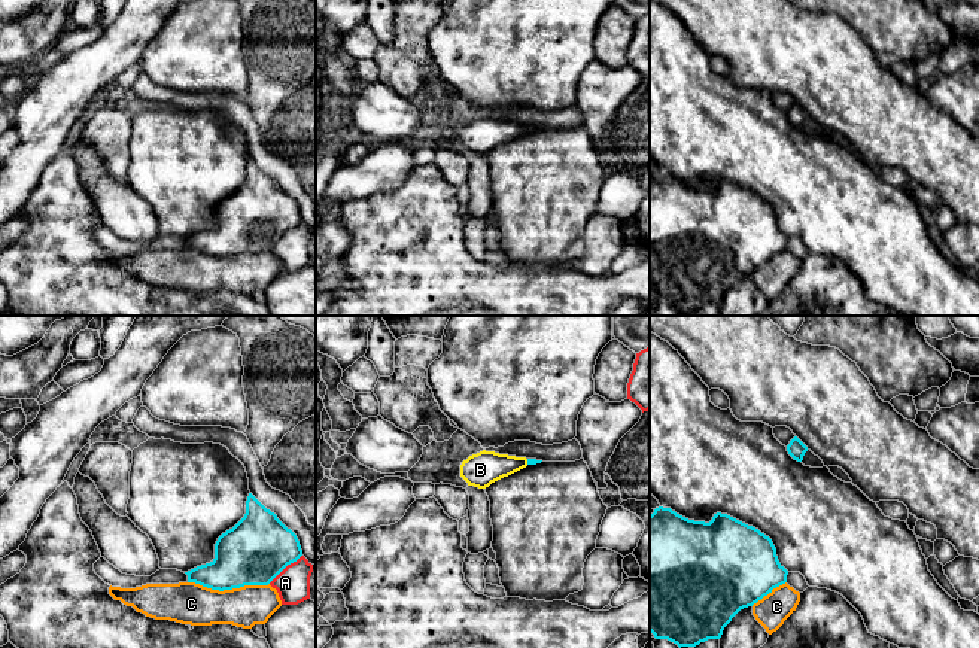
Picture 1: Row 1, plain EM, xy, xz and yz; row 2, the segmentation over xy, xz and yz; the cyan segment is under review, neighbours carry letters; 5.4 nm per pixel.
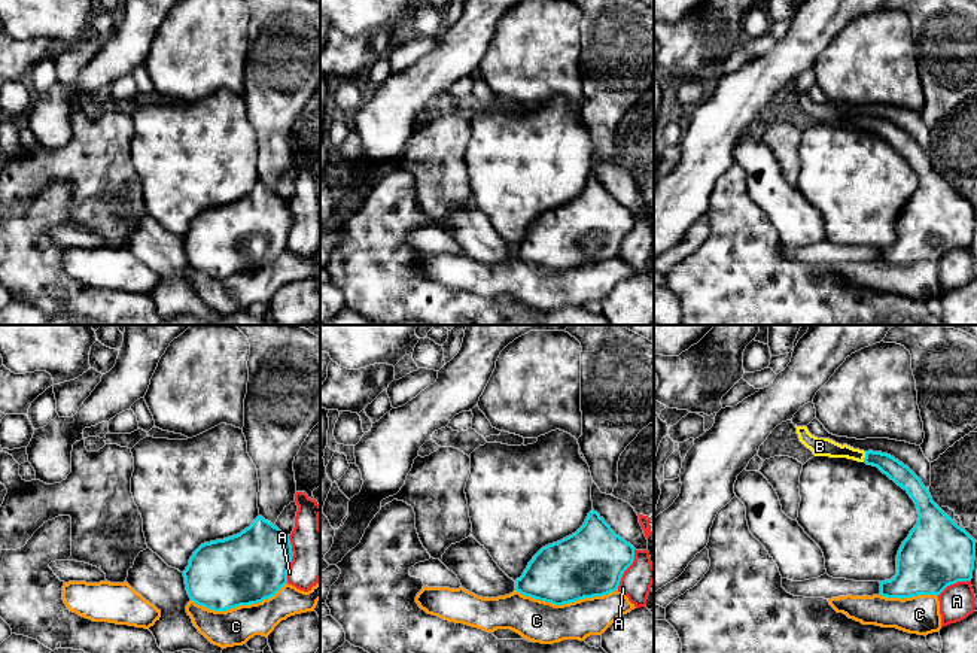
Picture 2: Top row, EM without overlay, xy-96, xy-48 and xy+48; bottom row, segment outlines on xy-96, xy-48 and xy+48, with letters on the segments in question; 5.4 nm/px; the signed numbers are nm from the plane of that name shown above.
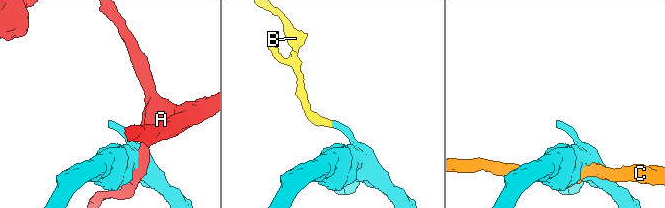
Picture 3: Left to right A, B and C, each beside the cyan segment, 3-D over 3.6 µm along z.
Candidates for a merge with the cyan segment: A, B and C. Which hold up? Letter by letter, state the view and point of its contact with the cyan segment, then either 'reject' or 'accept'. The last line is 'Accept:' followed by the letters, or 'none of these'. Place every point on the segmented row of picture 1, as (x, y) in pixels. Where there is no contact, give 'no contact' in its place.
A: meets cyan in xy at (285, 566); reject
B: meets cyan in xz at (528, 462); accept
C: meets cyan in xy at (228, 589); reject
Accept: B

